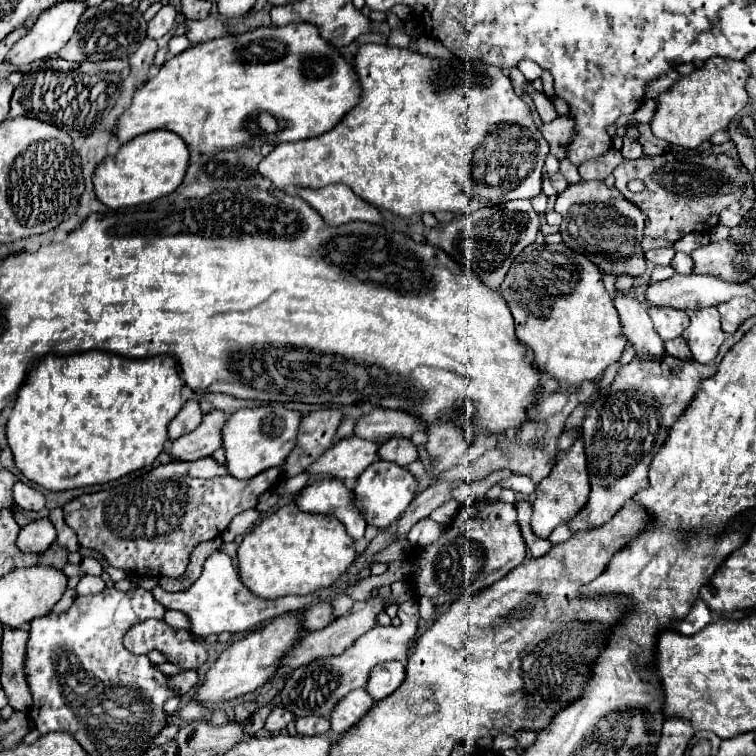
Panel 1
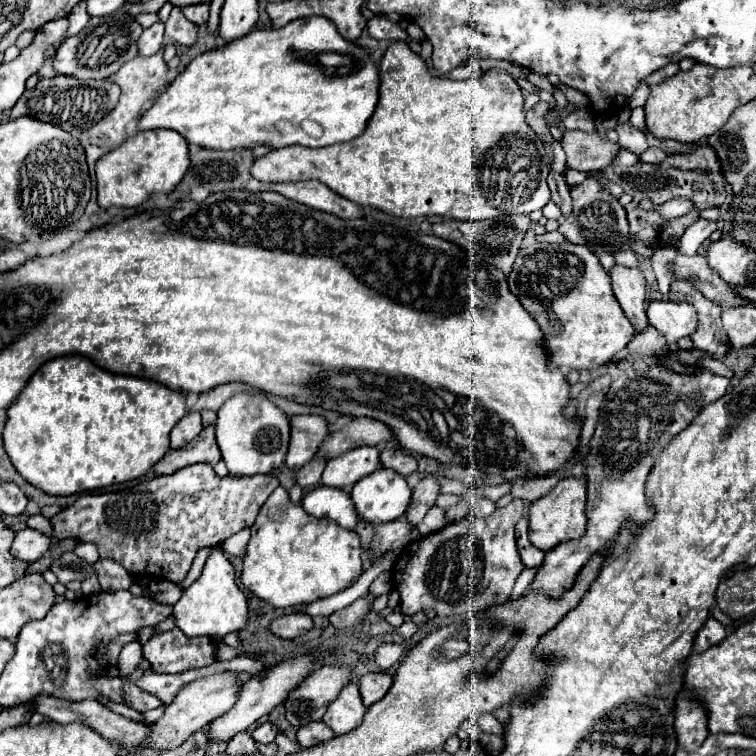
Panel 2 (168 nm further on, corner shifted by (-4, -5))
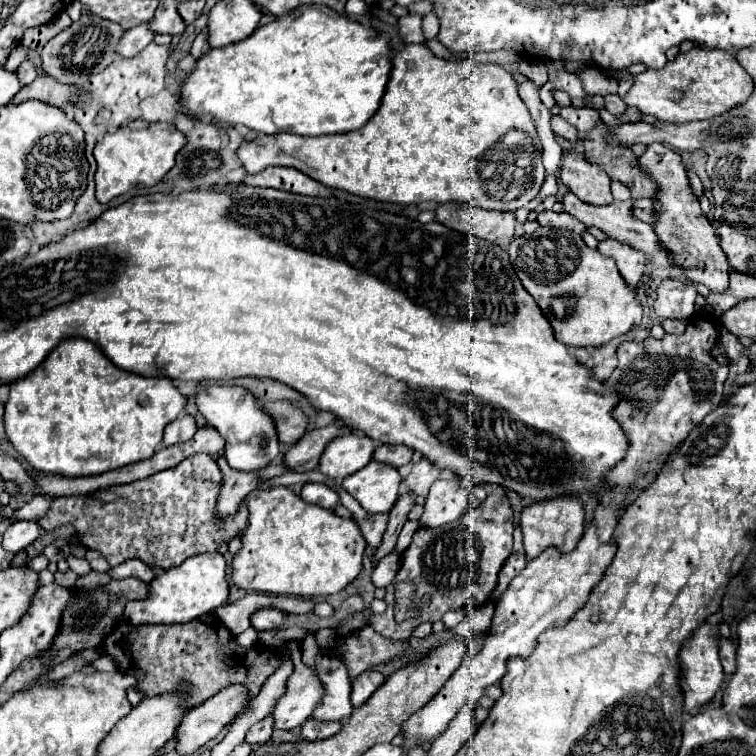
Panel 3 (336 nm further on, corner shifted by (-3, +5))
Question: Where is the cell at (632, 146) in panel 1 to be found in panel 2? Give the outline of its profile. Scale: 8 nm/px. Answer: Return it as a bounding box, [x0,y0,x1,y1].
[614,122,648,154]

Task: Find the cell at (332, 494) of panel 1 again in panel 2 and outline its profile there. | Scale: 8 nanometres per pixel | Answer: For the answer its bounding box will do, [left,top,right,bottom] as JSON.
[302,486,356,530]

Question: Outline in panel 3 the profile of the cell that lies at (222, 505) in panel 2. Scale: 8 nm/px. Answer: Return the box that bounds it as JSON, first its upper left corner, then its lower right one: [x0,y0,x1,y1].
[39,454,247,570]

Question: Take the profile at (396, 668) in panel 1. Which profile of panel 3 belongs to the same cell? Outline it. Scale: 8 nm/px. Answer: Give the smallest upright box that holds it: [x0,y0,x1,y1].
[351,670,385,708]

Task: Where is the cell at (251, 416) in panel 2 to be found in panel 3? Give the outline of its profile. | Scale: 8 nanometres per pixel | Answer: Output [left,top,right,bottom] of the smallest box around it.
[197,386,279,470]

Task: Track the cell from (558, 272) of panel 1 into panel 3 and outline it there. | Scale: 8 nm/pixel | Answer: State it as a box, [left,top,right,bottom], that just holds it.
[509,228,643,348]

